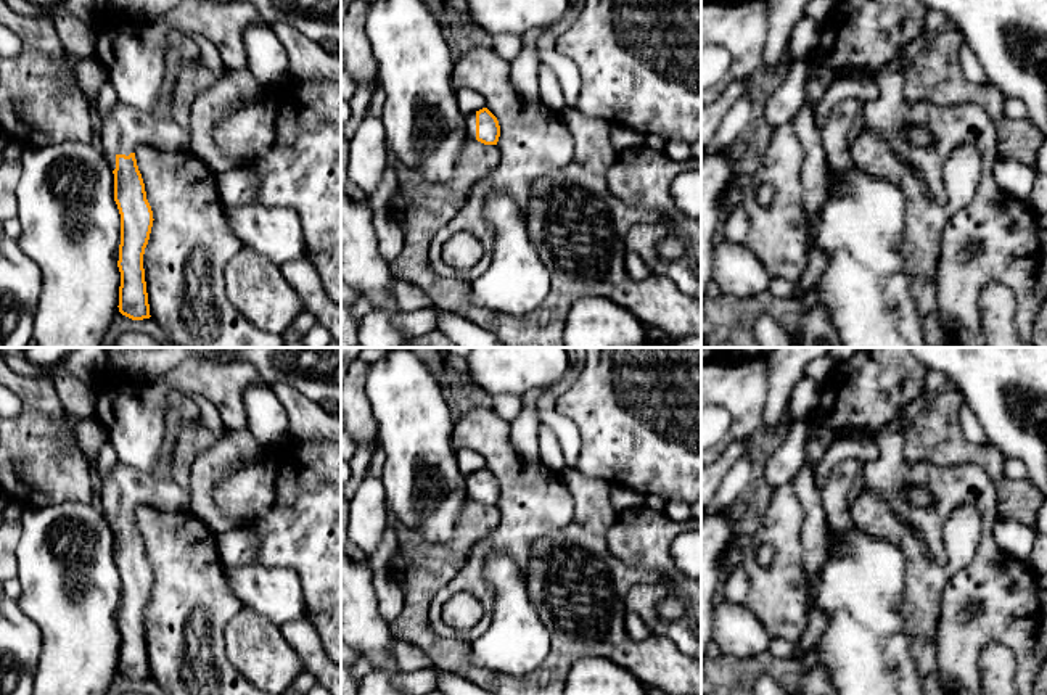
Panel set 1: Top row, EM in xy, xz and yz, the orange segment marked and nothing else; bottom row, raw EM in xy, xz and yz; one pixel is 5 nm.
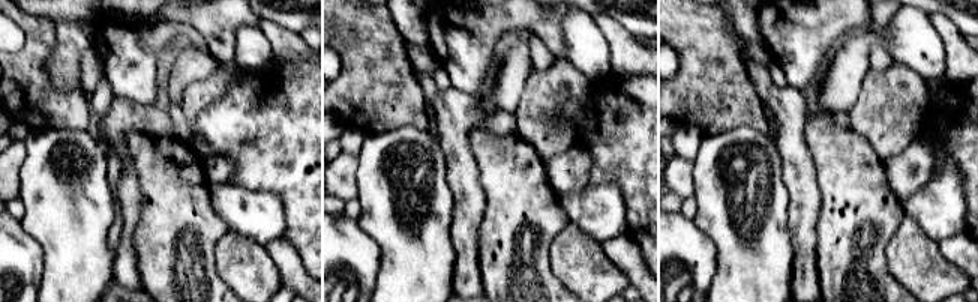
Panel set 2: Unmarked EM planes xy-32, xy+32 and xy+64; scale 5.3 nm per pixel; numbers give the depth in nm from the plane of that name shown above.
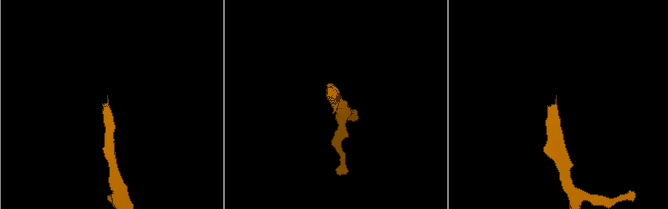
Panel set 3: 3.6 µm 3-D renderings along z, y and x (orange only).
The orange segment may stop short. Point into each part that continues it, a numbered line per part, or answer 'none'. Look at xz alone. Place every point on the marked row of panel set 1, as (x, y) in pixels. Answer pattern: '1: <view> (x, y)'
1: xz (470, 118)

